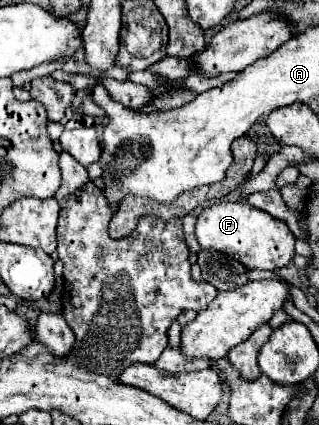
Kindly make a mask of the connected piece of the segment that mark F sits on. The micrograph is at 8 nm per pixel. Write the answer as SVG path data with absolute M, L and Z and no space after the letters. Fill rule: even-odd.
M218 203L206 207L198 215L196 239L202 249L216 249L220 253L236 257L246 269L280 269L292 263L296 251L296 237L288 225L280 219L274 219L270 213L260 211L248 203Z

